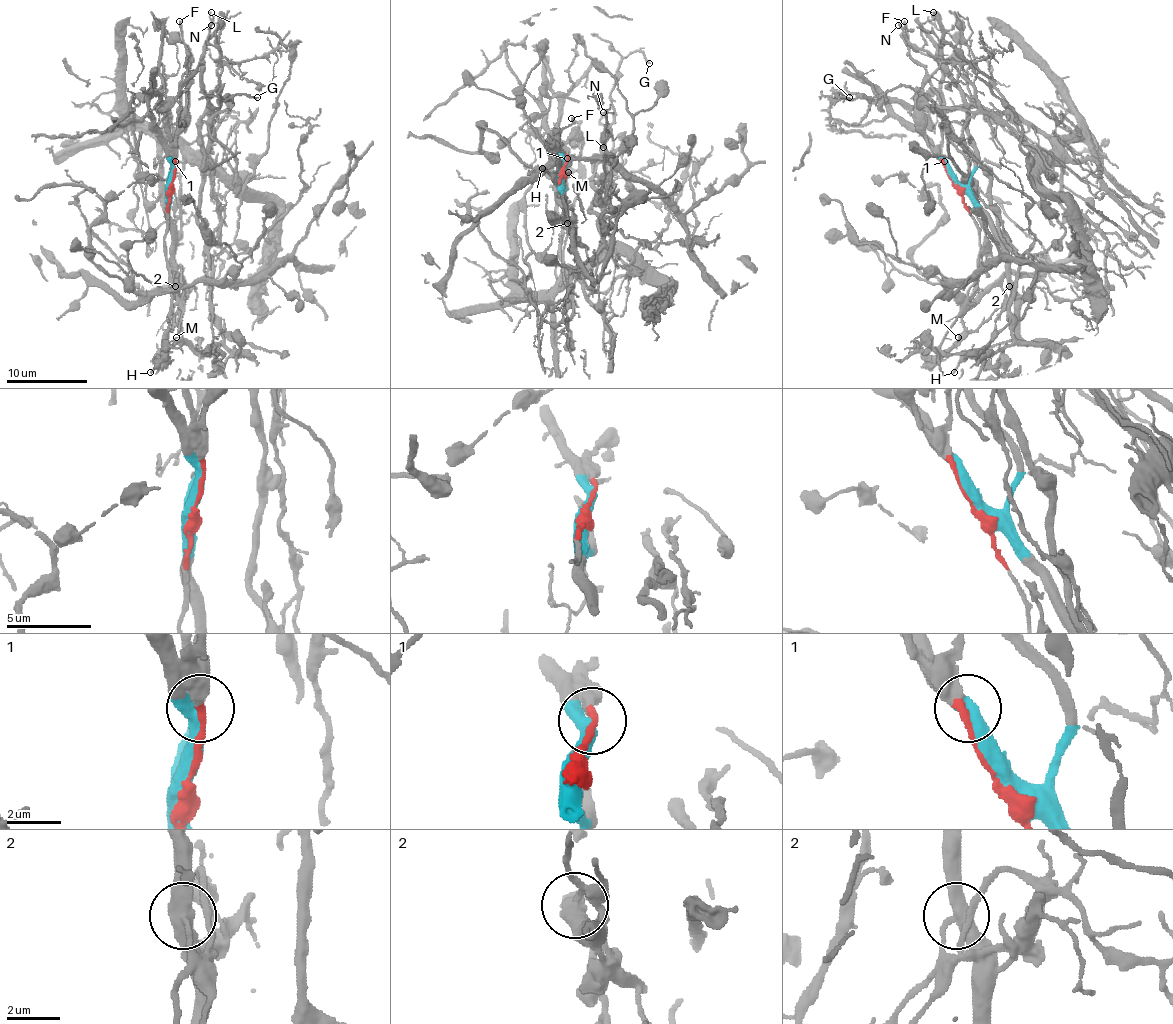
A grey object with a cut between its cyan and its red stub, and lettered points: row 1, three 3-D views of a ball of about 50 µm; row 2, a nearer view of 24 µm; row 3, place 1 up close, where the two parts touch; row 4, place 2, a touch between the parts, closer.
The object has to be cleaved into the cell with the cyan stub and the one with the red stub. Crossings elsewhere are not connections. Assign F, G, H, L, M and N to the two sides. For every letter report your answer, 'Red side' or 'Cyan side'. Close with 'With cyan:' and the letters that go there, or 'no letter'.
F: Red side
G: Cyan side
H: Cyan side
L: Cyan side
M: Red side
N: Cyan side
With cyan: G, H, L, N

